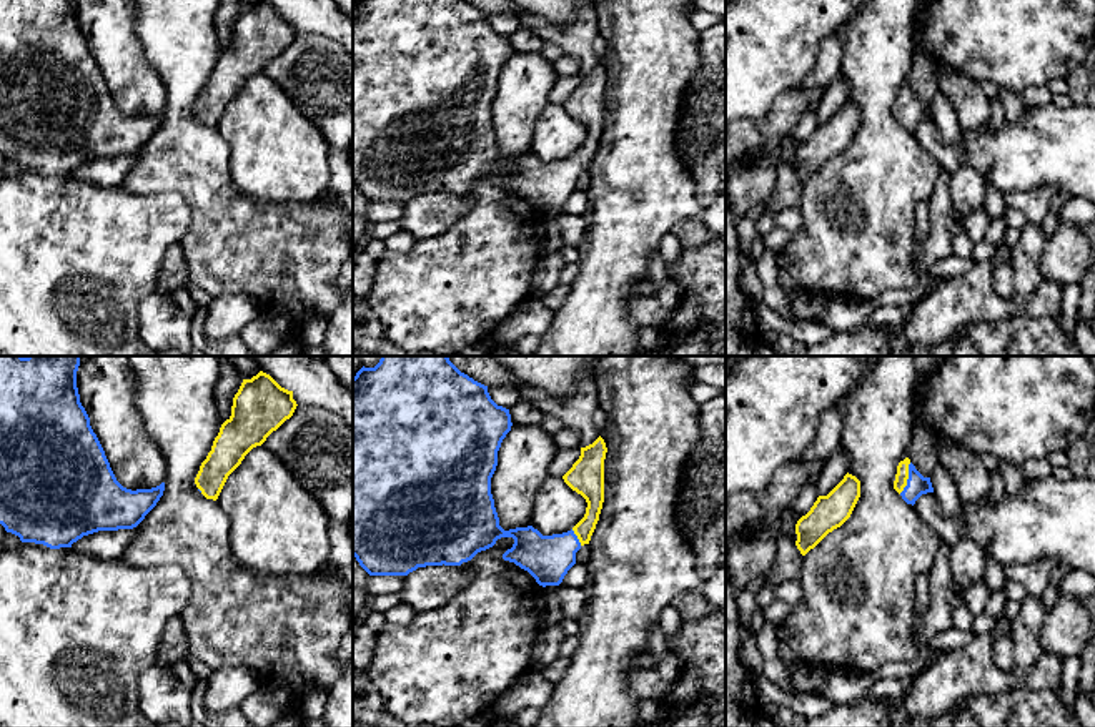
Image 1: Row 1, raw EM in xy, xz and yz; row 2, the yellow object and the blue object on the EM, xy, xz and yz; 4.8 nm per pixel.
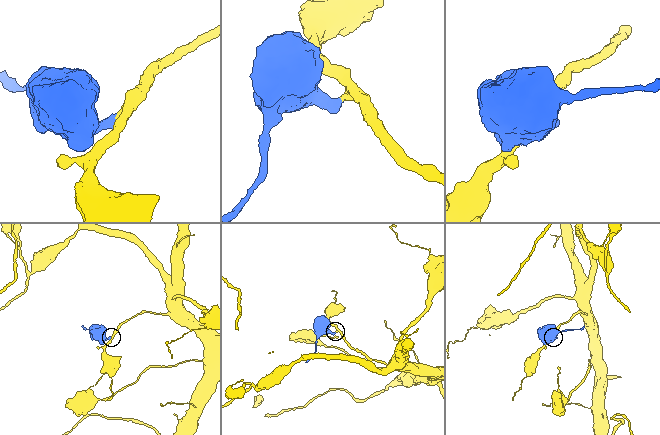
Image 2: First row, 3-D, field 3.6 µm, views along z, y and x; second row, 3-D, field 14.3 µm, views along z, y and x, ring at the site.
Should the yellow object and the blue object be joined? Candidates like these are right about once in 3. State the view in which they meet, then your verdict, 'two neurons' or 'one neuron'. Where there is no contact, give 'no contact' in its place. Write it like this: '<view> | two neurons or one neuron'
yz | one neuron

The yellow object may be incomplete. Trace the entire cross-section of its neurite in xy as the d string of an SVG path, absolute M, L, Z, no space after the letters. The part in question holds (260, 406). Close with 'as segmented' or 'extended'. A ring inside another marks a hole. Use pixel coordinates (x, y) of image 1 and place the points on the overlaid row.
M260 371L243 379L233 398L231 416L221 424L195 477L201 494L216 501L245 456L290 419L296 406L293 391L281 388L270 374Z; as segmented

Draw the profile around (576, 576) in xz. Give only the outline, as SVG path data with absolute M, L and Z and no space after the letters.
M574 564L564 576L562 586L569 587L586 587L587 586L587 567L586 564Z

